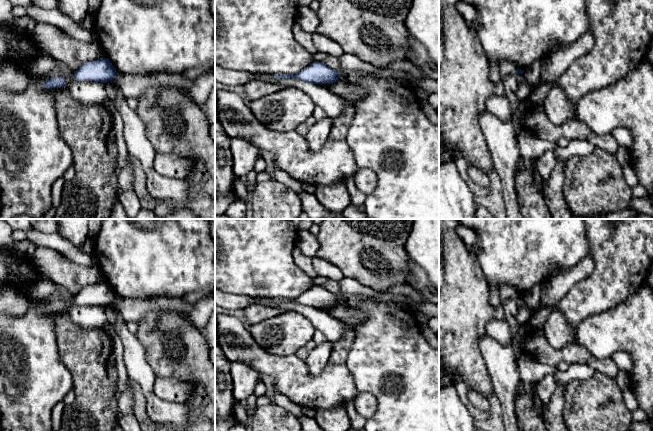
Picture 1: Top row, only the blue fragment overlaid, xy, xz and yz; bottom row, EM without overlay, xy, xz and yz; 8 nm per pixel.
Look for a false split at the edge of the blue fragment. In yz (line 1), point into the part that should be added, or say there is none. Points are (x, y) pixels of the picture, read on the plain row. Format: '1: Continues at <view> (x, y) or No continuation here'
1: No continuation here

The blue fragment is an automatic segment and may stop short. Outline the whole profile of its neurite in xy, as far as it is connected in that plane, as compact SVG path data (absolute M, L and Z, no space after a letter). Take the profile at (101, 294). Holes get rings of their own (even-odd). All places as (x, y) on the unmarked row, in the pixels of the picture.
M107 282L83 287L76 295L73 302L76 305L97 305L107 307L114 303L116 292Z

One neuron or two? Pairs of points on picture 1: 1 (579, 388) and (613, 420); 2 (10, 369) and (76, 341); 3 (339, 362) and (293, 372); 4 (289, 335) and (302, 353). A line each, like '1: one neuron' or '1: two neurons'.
1: one neuron
2: two neurons
3: one neuron
4: two neurons

